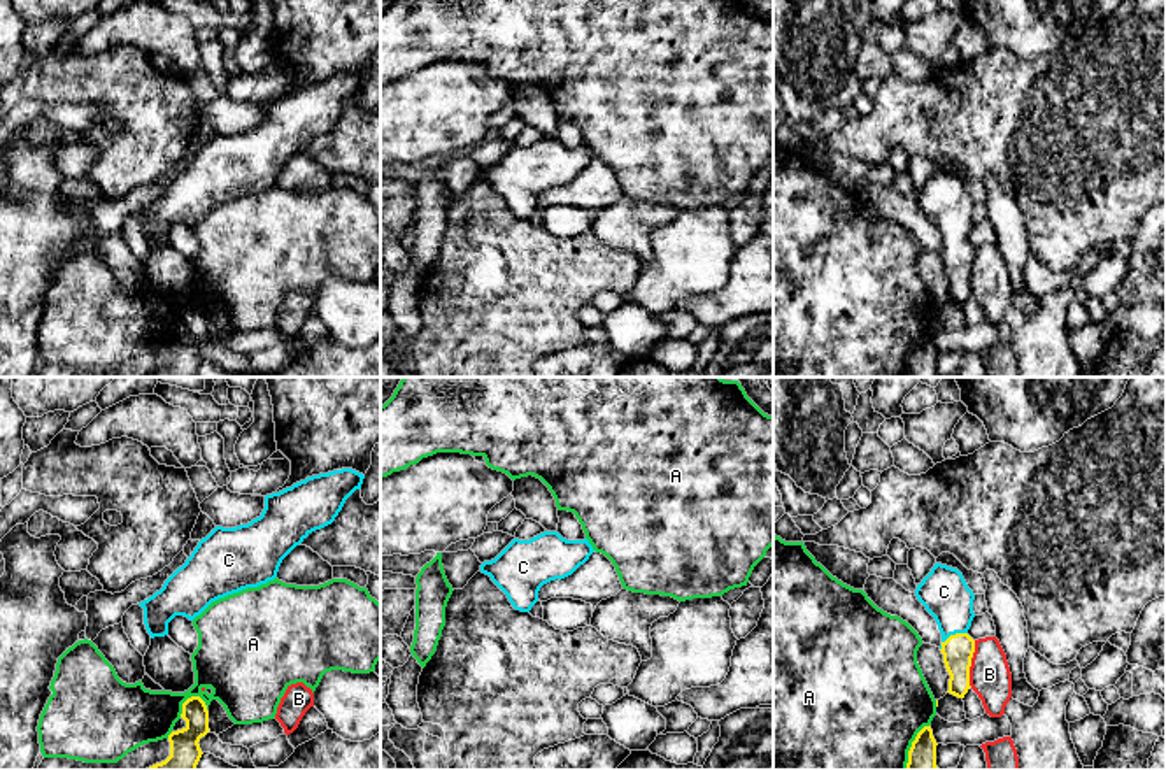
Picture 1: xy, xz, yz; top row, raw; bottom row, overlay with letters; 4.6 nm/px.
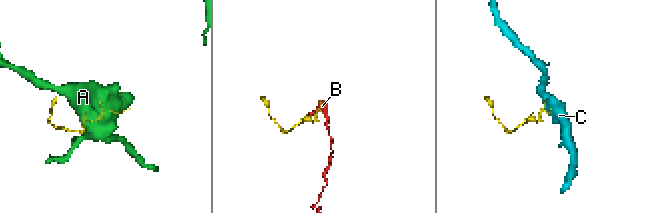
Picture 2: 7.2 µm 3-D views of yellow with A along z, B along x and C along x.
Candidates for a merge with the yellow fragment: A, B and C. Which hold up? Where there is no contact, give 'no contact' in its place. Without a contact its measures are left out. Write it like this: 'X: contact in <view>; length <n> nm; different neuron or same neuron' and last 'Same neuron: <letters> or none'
A: contact in xy; length 140 nm; different neuron
B: contact in yz; length 220 nm; different neuron
C: contact in yz; length 130 nm; same neuron
Same neuron: C

